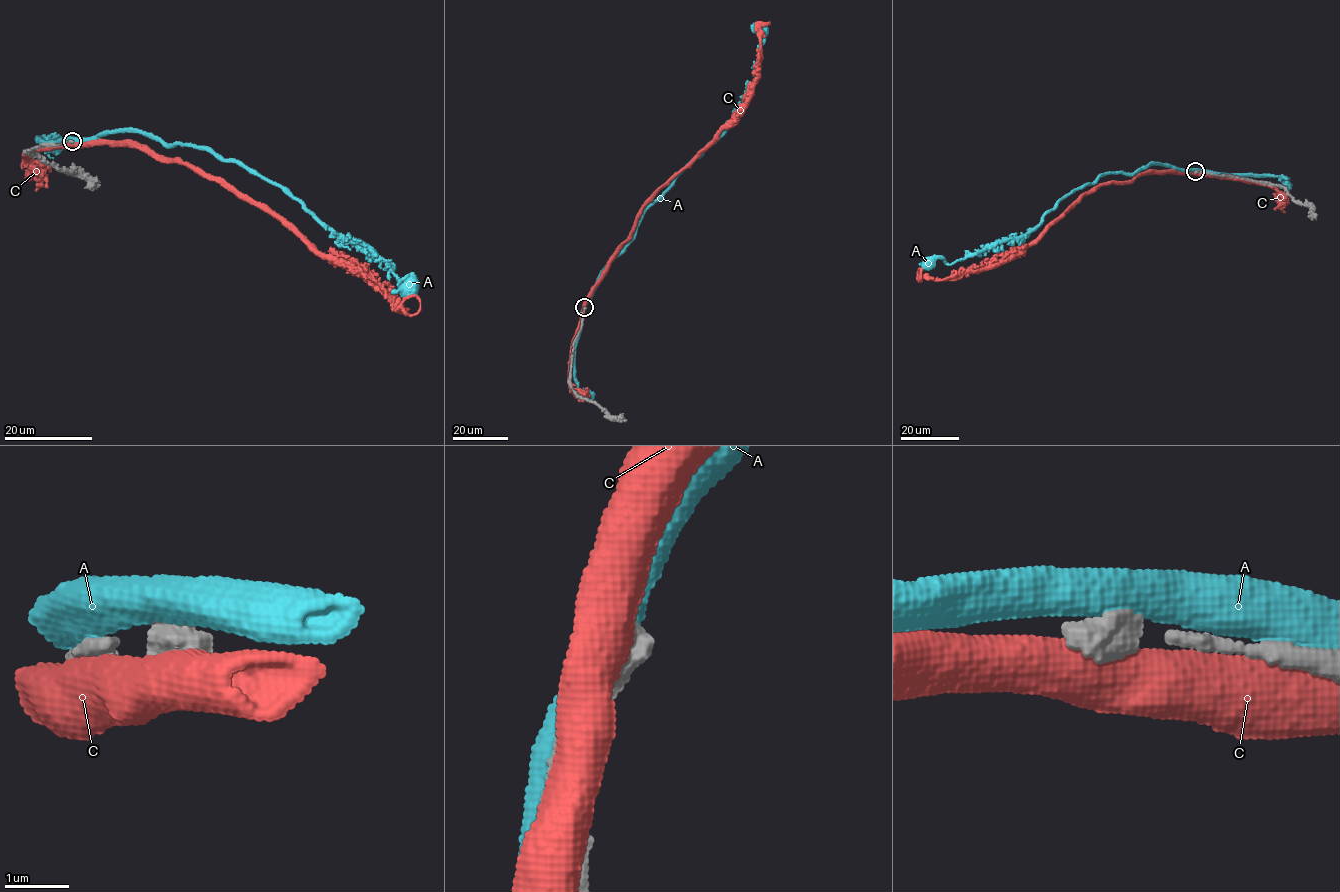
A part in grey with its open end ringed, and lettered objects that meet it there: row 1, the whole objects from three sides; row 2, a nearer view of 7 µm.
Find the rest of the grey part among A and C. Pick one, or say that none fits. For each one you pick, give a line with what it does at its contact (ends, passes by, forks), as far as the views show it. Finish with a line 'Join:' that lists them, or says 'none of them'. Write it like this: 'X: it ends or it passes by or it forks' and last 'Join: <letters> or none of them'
Join: none of them

